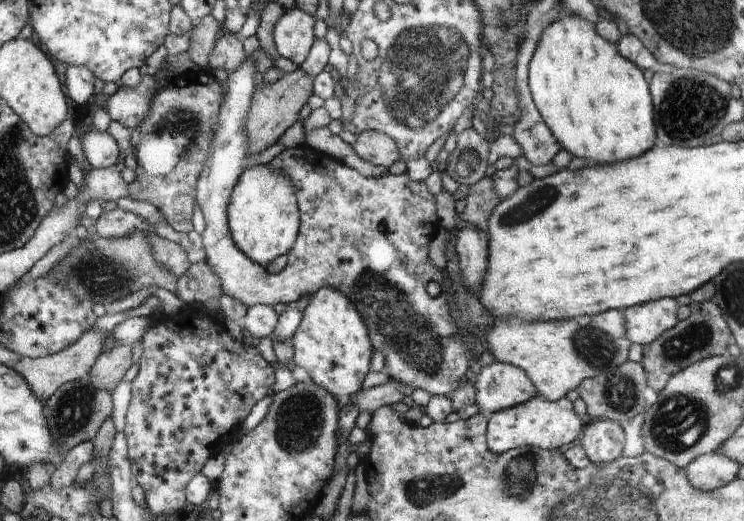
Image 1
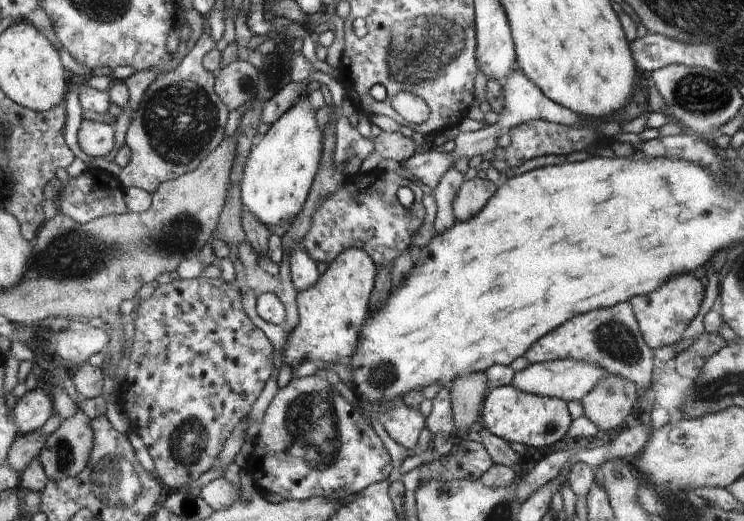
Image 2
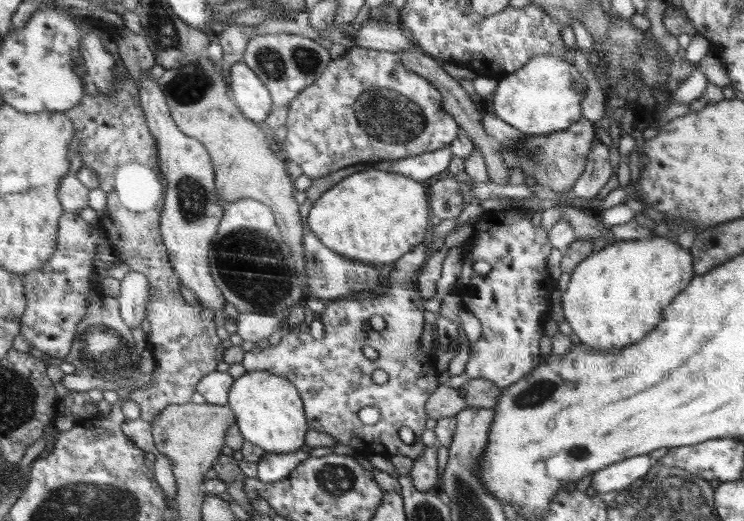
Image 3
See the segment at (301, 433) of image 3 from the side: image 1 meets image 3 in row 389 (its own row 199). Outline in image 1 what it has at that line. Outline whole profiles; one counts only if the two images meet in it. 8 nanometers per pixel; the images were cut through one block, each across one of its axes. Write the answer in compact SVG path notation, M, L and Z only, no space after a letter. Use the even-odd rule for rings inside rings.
M268 164L243 170L230 196L227 214L228 228L238 250L263 267L293 249L301 228L301 212L290 178Z

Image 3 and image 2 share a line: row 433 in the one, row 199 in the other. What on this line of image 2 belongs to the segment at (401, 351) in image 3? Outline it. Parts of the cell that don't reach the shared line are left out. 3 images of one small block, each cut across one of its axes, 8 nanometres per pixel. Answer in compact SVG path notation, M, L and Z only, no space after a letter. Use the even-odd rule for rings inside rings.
M374 169L372 174L358 172L349 176L345 183L320 202L312 214L310 230L301 240L304 250L314 262L331 264L338 256L350 248L360 248L374 260L377 268L384 268L400 258L412 240L412 235L426 218L423 192L414 181L406 179L396 171ZM398 188L410 188L414 193L412 208L404 208L398 201Z

